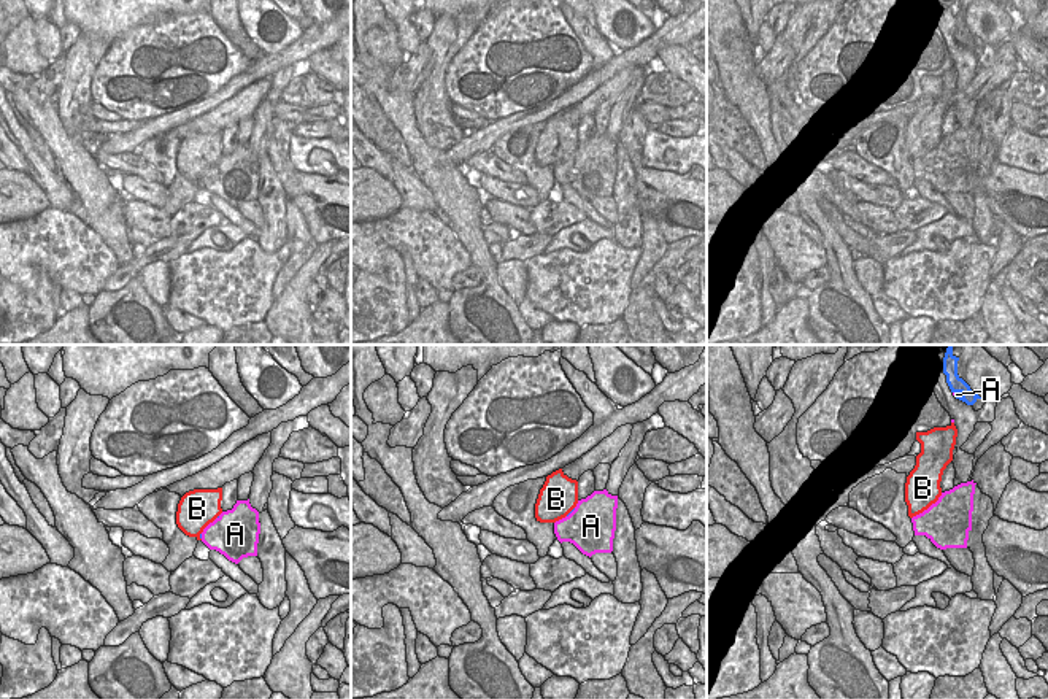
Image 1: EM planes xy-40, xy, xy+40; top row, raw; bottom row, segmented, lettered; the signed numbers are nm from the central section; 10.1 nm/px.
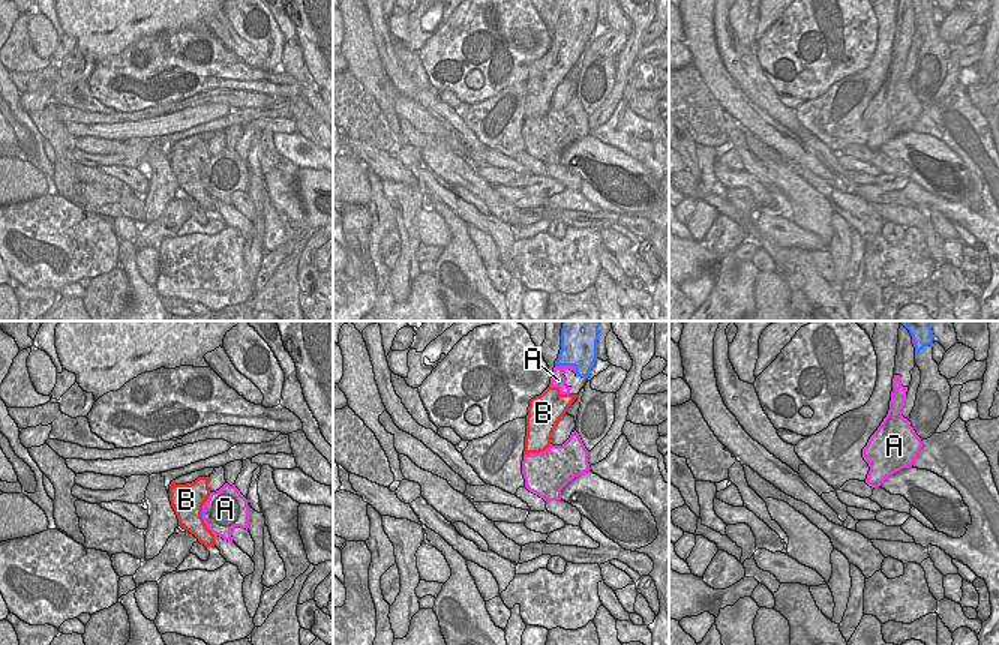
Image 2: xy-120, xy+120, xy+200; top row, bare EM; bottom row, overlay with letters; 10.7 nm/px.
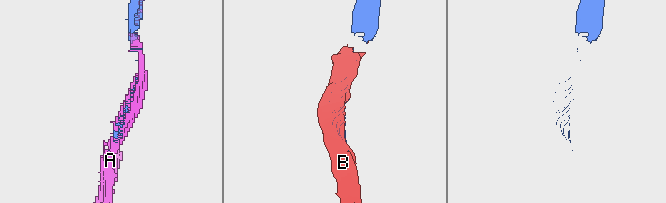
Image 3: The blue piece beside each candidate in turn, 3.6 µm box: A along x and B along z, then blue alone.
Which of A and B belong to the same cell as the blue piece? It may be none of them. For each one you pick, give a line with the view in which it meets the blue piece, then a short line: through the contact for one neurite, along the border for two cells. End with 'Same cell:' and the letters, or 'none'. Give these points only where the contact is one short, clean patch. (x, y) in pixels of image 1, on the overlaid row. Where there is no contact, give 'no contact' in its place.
B: contact in xy
Same cell: B

